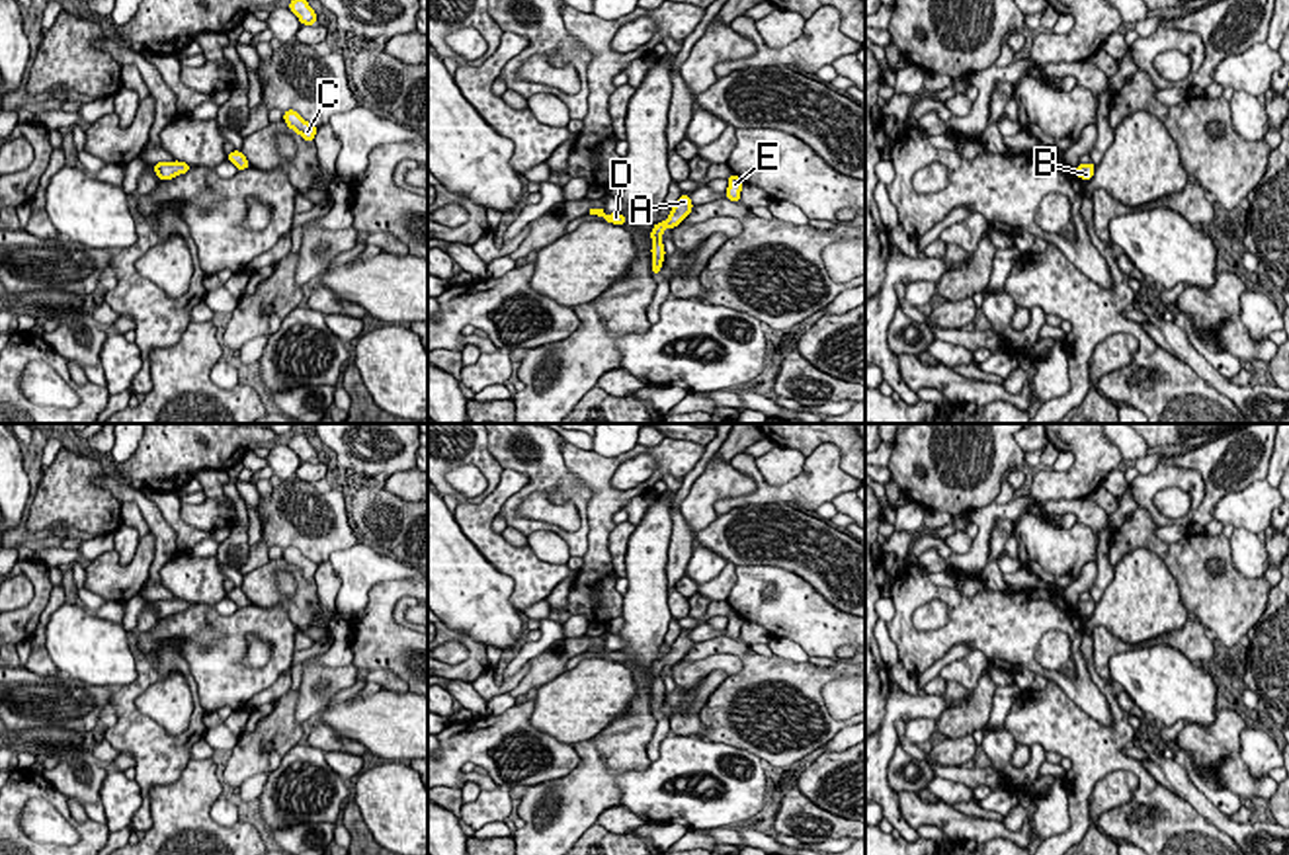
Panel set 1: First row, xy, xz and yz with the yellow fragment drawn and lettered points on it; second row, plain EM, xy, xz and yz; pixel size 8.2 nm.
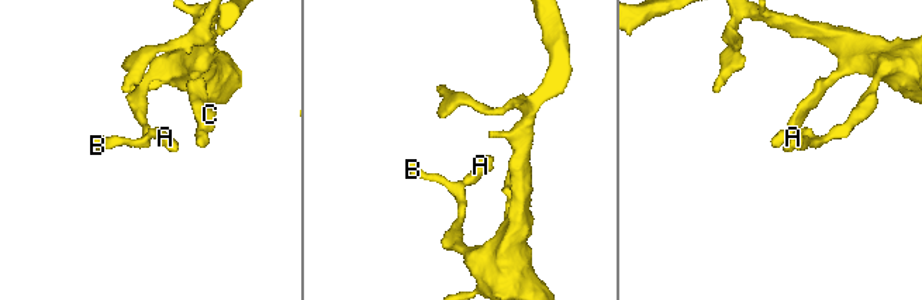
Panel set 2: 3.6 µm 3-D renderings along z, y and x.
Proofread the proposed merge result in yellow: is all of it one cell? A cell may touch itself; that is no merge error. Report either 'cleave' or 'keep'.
keep

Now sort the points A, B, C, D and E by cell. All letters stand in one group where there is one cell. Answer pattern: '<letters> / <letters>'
A B C D E

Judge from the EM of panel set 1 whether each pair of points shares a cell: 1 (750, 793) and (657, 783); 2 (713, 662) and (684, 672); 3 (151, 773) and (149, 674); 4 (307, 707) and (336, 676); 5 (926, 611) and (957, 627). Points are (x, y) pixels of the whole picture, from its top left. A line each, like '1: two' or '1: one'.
1: one
2: one
3: one
4: one
5: two

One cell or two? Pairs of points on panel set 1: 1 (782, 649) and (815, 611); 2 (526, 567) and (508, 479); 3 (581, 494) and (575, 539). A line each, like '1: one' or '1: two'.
1: two
2: one
3: one

